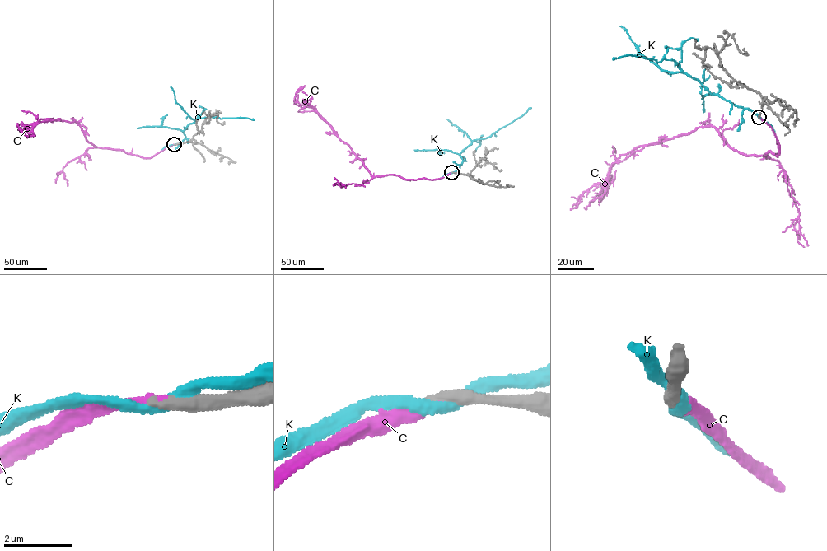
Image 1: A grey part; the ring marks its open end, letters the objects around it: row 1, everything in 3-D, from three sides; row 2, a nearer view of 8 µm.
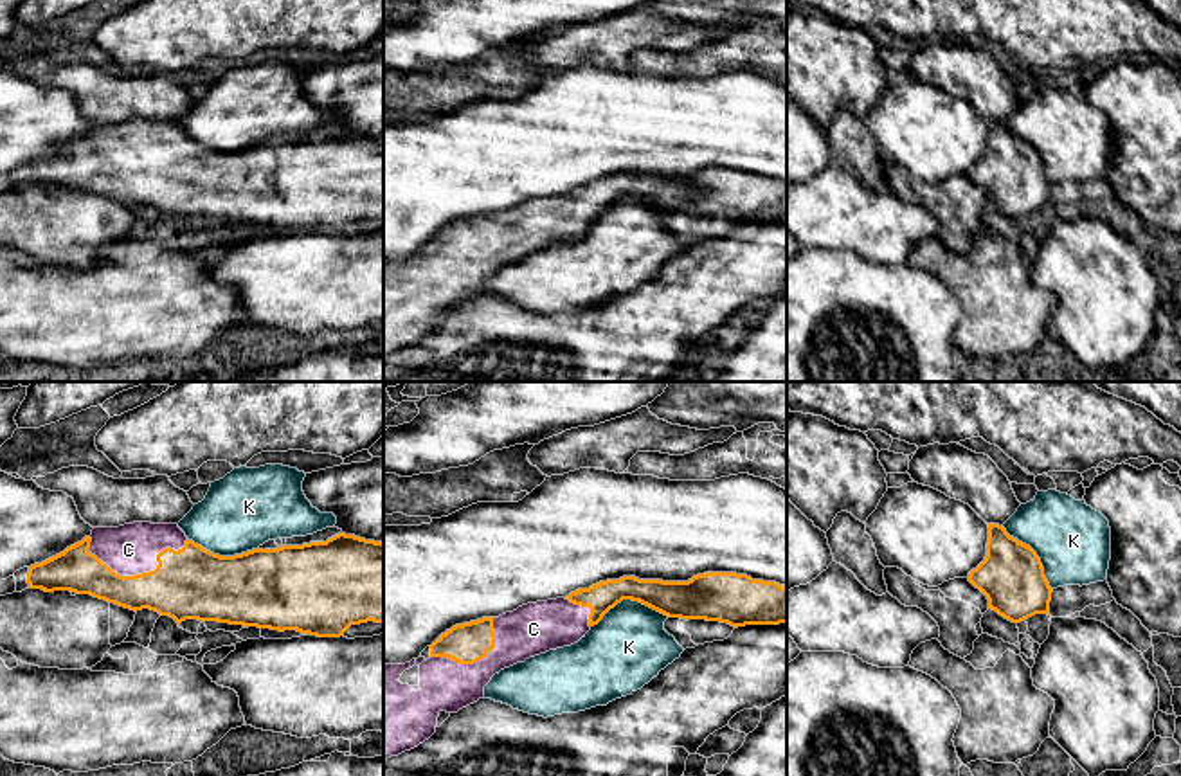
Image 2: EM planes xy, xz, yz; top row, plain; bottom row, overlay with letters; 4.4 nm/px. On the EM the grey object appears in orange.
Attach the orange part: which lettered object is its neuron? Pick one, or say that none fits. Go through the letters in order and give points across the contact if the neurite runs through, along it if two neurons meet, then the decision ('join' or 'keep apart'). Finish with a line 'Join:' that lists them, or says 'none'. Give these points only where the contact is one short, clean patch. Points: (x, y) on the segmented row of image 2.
C: join
K: keep apart
Join: C

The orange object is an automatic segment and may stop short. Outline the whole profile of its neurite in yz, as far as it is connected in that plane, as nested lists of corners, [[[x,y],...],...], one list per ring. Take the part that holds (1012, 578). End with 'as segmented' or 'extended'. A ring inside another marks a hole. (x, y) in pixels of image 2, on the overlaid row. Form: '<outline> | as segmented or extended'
[[[988,524],[987,556],[967,578],[987,596],[988,609],[1012,623],[1050,616],[1053,589],[1041,558],[999,524]]] | as segmented

